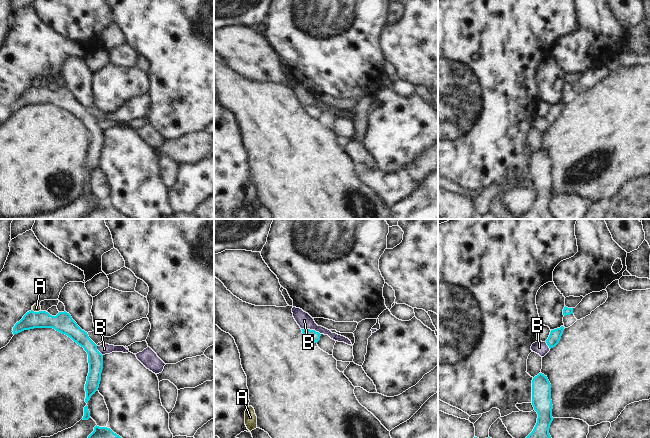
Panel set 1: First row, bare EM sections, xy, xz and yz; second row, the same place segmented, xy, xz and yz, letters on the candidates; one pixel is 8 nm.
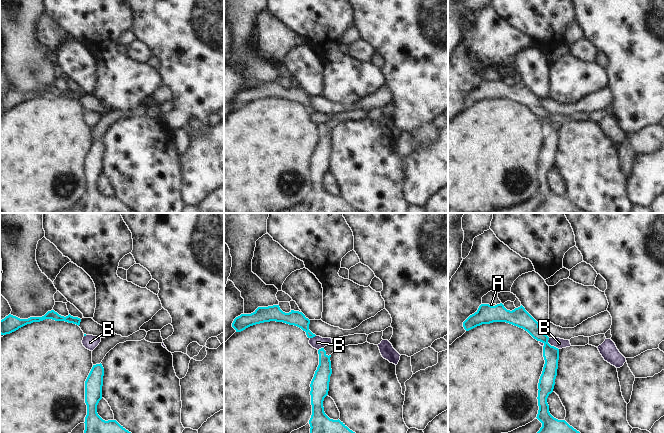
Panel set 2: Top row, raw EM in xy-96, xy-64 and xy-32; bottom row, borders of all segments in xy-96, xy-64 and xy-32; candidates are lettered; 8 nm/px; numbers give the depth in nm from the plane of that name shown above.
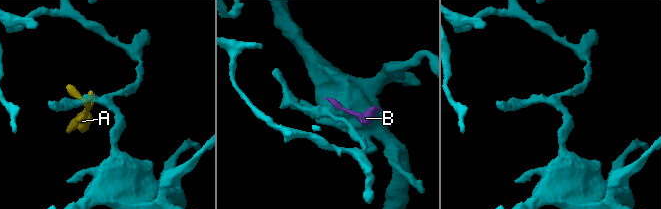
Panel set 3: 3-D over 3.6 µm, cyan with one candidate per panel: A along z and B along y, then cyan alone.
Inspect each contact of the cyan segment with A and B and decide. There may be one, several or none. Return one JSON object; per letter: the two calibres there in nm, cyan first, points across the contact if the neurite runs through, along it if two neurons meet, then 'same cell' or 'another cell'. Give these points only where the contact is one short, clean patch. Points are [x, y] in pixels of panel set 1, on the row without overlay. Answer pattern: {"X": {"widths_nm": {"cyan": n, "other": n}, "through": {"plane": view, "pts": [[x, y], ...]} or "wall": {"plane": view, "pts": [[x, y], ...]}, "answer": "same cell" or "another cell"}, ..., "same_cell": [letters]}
{"A": {"widths_nm": {"cyan": 160, "other": 60}, "wall": {"plane": "xy", "pts": [[32, 85], [40, 87]]}, "answer": "another cell"}, "B": {"widths_nm": {"cyan": 90, "other": 120}, "wall": {"plane": "xz", "pts": [[301, 104], [314, 105], [320, 110]]}, "answer": "another cell"}, "same_cell": []}

